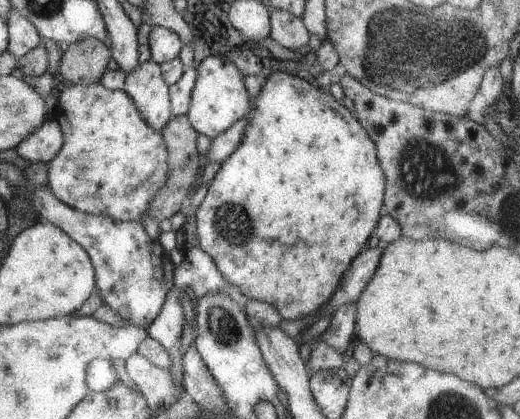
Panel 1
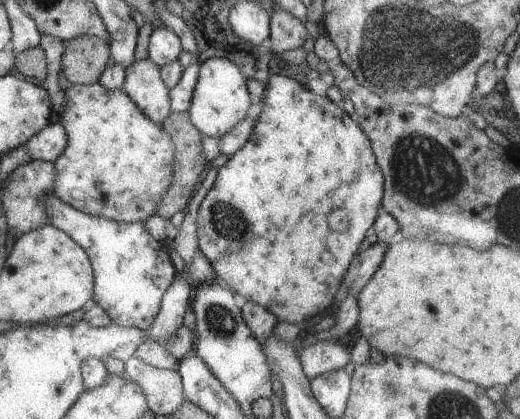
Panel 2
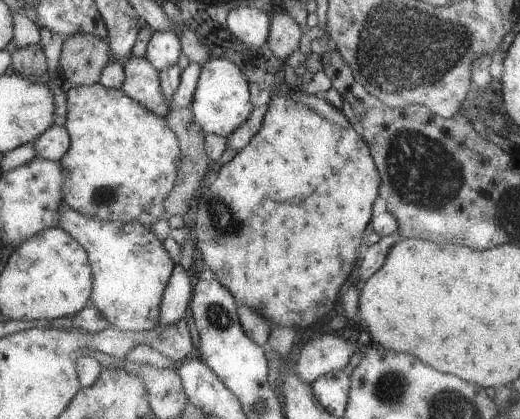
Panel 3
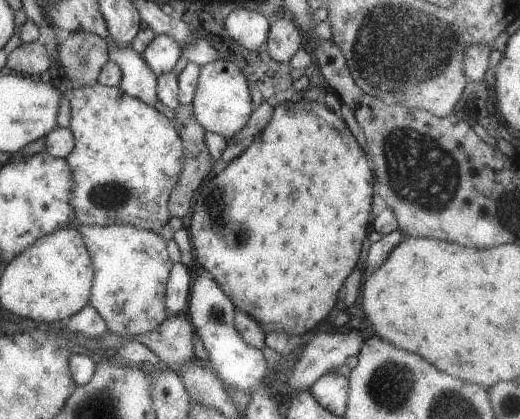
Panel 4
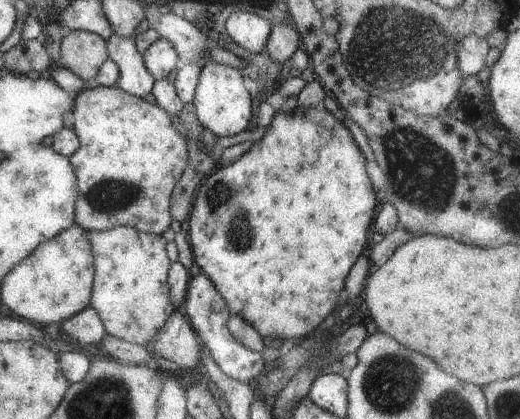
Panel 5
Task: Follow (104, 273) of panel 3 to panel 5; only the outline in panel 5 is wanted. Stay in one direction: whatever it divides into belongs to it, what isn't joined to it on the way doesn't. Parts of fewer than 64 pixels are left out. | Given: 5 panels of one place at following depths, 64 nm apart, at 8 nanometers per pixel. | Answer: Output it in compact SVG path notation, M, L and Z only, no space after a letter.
M119 225L118 227L107 229L106 231L86 231L87 238L91 247L91 252L93 253L93 264L95 265L95 276L93 277L93 288L91 293L91 304L89 305L102 320L105 332L107 335L112 337L135 343L136 345L146 347L152 354L148 343L154 338L158 333L159 329L166 323L166 320L176 311L174 306L171 304L171 299L169 296L169 285L167 282L167 277L172 266L166 251L167 241L162 235L152 235L151 233L142 233L131 227L126 227Z

